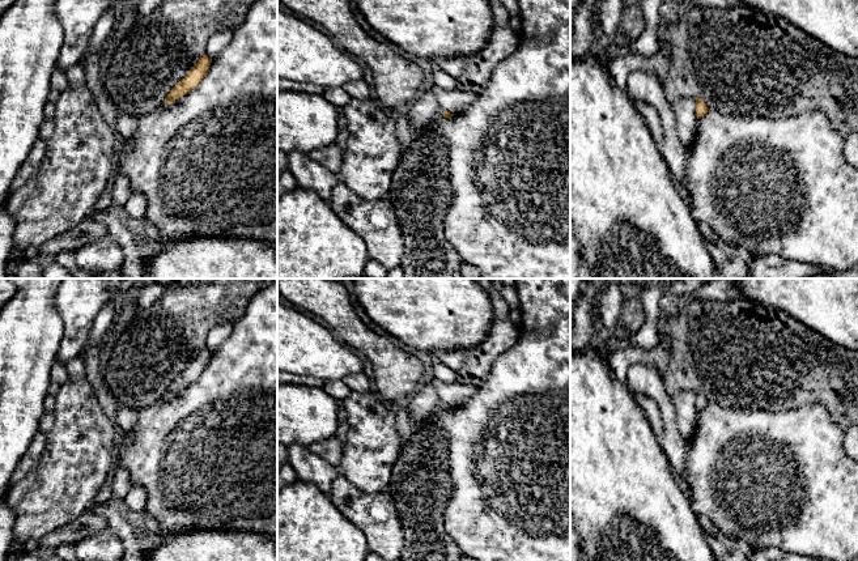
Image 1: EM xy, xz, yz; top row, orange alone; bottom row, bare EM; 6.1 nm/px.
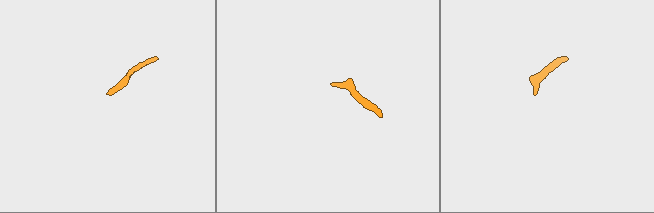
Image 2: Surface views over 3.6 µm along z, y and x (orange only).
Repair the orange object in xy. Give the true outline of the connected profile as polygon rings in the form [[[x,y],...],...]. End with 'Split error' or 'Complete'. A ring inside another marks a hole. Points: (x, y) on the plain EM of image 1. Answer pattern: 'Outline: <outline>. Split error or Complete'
Outline: [[[204,348],[199,354],[188,364],[184,371],[182,371],[167,387],[163,396],[182,391],[184,387],[195,382],[205,370],[212,352]]]. Complete

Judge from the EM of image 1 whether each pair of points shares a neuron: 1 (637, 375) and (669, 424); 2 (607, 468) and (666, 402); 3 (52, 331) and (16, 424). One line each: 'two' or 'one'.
1: one
2: two
3: one

